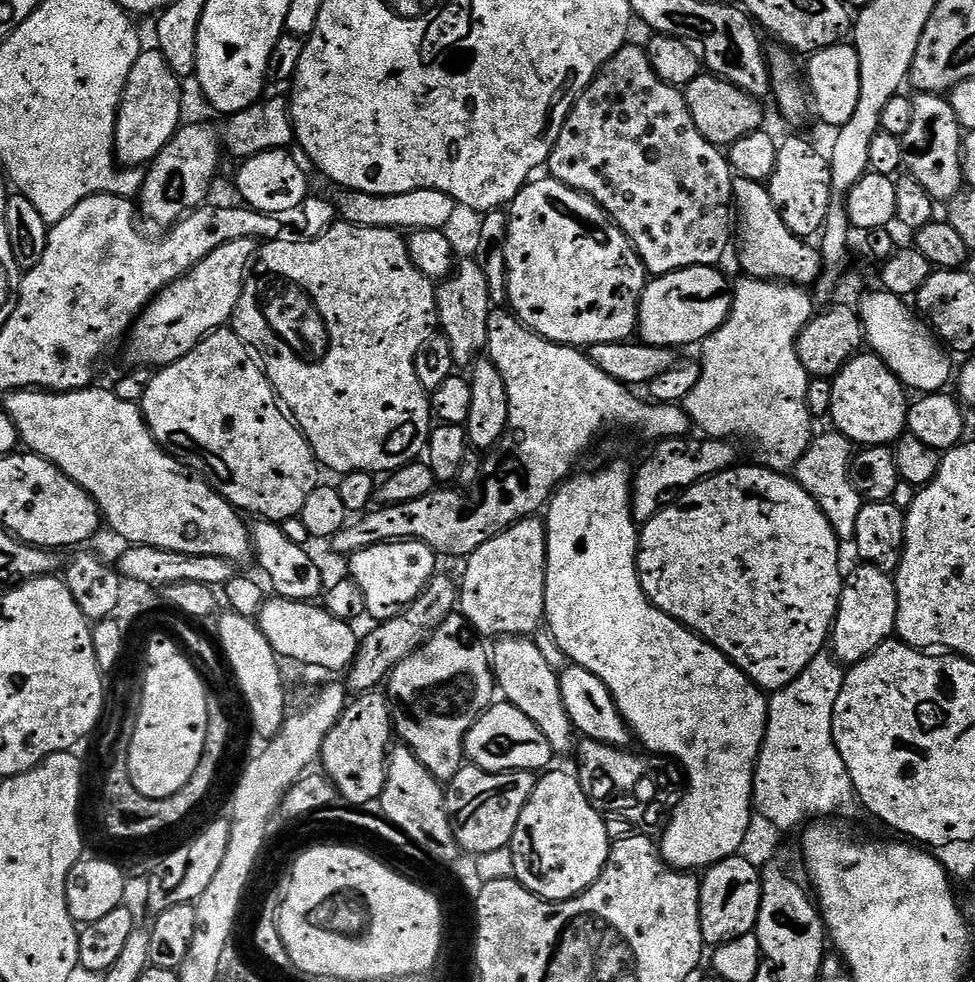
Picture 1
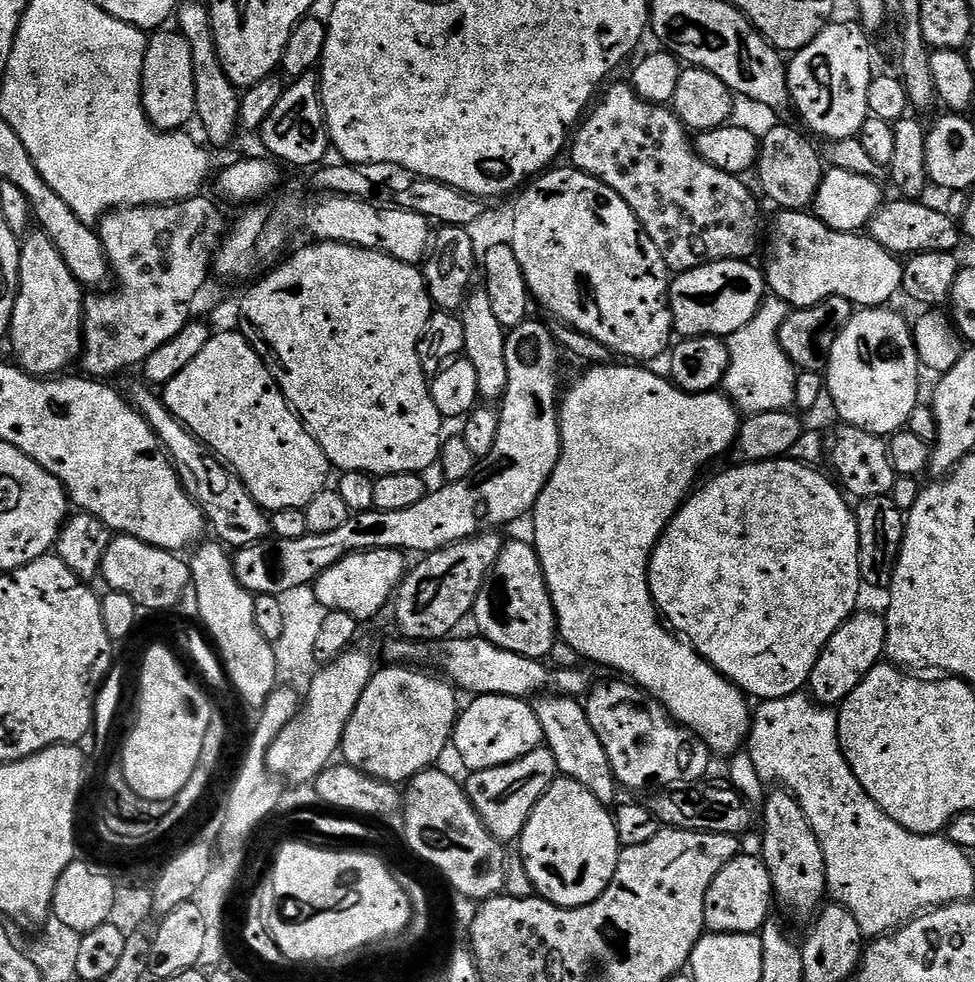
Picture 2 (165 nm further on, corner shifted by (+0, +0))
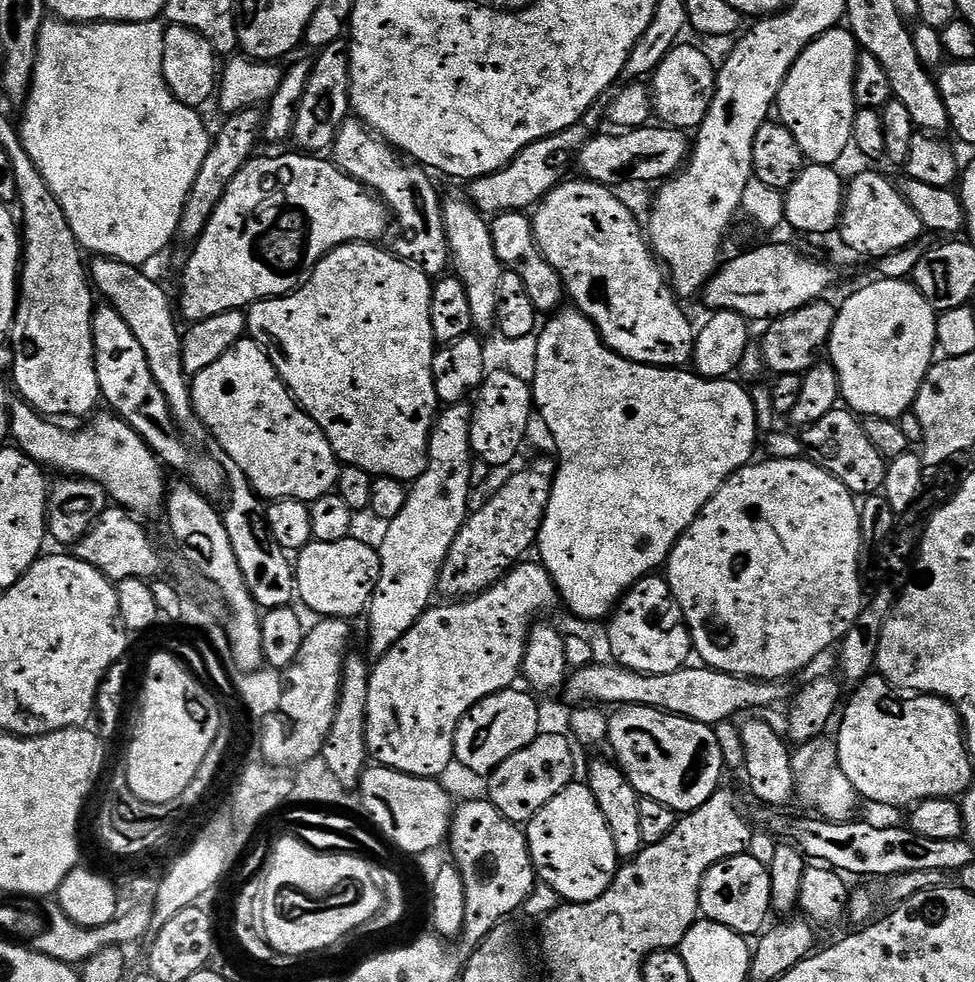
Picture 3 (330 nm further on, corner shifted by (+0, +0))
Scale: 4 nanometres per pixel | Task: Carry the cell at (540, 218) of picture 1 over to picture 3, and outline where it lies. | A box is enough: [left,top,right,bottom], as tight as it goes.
[530,178,696,368]

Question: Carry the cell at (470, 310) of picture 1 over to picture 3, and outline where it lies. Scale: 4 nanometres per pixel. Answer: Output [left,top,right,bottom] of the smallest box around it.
[330,118,450,278]

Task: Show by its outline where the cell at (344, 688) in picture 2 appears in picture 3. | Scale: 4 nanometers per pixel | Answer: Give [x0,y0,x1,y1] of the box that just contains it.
[366,402,474,658]

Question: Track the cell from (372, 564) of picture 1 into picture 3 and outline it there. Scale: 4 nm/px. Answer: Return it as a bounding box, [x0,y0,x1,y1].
[295,538,380,621]

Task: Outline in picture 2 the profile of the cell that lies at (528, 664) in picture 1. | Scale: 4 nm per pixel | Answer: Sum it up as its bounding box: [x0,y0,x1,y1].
[534,694,617,806]

